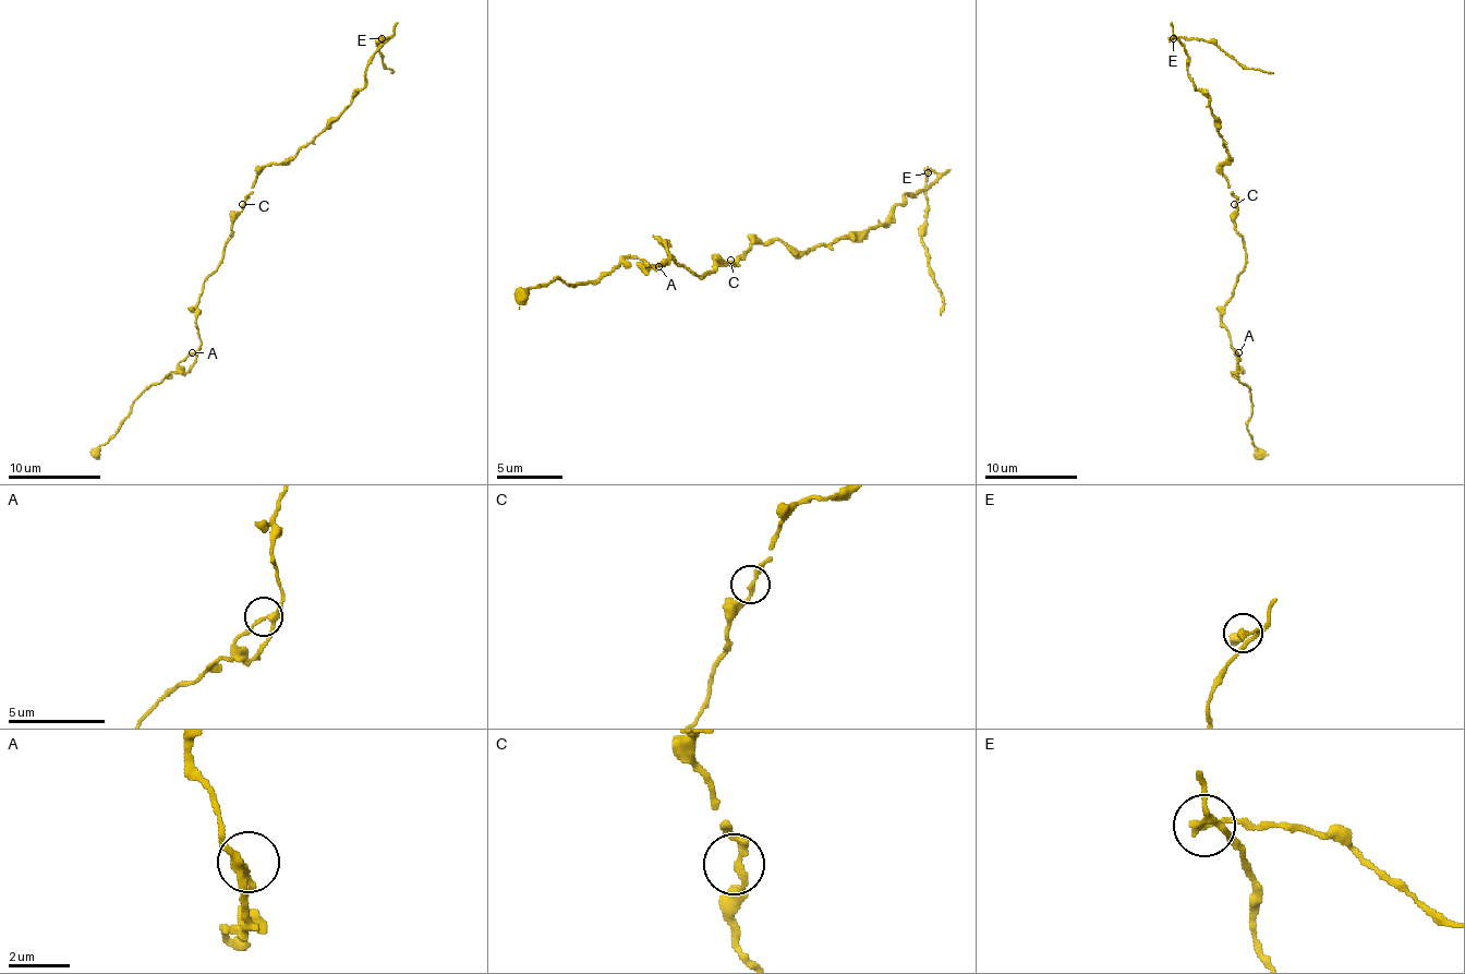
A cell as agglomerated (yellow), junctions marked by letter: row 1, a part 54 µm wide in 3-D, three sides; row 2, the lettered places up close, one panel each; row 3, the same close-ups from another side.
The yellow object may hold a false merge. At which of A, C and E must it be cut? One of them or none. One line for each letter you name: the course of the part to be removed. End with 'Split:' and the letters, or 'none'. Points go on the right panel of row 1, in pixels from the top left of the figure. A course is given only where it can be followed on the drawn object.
E: (1172, 38), (1211, 40), (1244, 65), (1273, 73)
Split: E

